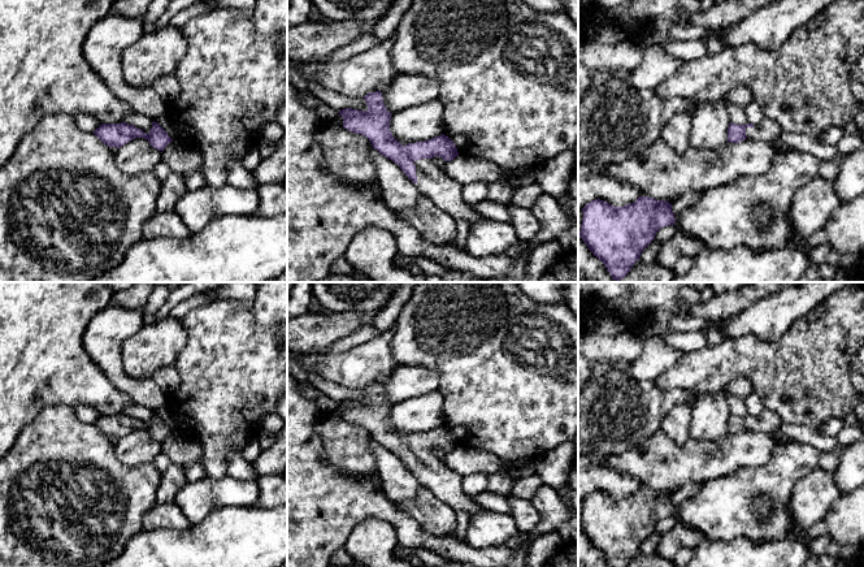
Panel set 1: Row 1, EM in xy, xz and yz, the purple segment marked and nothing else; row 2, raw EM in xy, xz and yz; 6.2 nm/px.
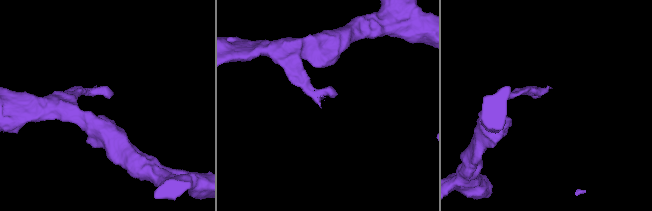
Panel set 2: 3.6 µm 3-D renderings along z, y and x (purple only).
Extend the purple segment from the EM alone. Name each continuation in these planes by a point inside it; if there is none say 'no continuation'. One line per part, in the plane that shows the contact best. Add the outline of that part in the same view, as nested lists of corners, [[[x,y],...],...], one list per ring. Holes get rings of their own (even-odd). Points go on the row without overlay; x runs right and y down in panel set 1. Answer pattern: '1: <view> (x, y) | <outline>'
1: xz (433, 474) | [[[431,450],[413,453],[416,456],[417,479],[435,497],[455,511],[472,516],[483,510],[461,488],[461,475],[447,467]]]

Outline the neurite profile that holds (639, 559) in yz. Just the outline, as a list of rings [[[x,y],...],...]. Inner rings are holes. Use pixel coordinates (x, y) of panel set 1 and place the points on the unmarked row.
[[[637,551],[630,563],[626,567],[676,567],[674,560],[665,559],[656,554],[644,555]]]

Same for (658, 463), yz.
[[[661,429],[603,463],[637,479],[642,488],[672,494],[686,482],[704,484],[742,467],[765,464],[780,443],[769,433],[726,433],[717,441],[689,438],[677,446]]]

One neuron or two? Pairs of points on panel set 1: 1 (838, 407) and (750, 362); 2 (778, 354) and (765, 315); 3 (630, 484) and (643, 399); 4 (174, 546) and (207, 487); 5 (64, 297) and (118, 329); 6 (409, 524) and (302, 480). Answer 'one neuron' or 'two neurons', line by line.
1: one neuron
2: two neurons
3: one neuron
4: two neurons
5: two neurons
6: one neuron

